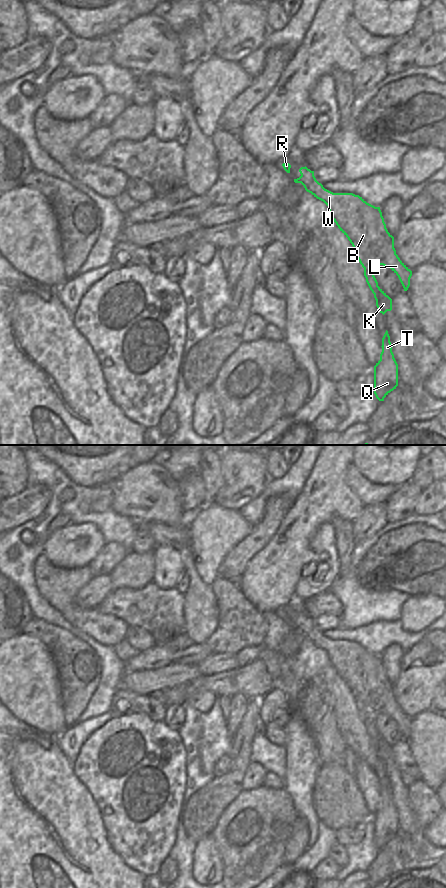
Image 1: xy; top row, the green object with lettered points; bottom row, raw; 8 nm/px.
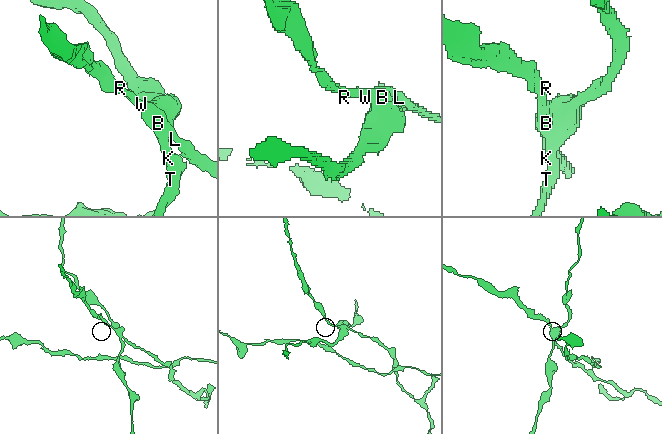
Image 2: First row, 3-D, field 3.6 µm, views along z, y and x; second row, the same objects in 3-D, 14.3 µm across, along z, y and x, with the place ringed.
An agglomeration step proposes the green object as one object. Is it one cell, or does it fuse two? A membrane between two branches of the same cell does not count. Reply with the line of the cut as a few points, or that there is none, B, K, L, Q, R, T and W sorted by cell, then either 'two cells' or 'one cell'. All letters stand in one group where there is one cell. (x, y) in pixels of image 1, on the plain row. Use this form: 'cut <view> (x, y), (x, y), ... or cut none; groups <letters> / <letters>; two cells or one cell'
cut xy (373, 714), (367, 714), (364, 717); groups B L R W / K Q T; two cells

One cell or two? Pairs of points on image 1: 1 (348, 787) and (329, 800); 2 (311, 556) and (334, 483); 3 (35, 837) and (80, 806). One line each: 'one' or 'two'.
1: one
2: one
3: one

